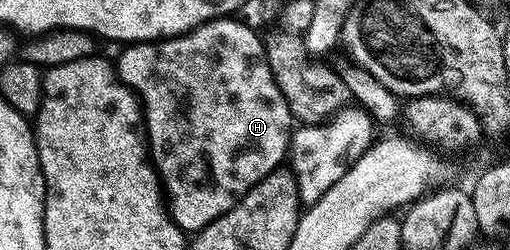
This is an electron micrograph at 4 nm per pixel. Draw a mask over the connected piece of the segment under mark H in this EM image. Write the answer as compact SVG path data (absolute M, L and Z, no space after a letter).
M217 17L204 23L201 27L195 27L194 30L188 31L184 35L176 35L173 39L161 39L151 43L133 43L125 46L120 58L115 60L114 66L120 80L136 92L140 105L144 108L144 129L148 140L148 154L166 192L166 206L172 220L185 233L201 231L203 227L210 225L210 221L222 217L222 213L229 211L251 187L258 185L258 181L262 181L270 172L277 170L283 164L280 162L283 159L285 162L286 156L289 154L294 118L287 107L286 99L275 83L270 65L267 63L265 40L258 36L260 35L255 30L240 23L235 17Z

